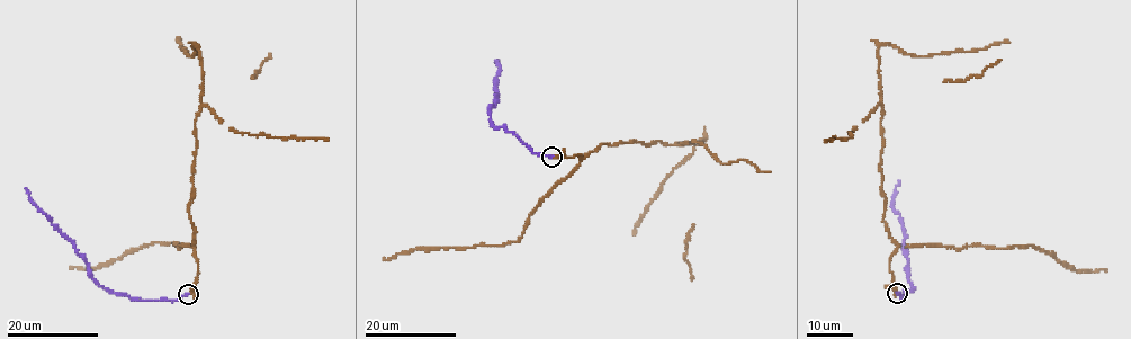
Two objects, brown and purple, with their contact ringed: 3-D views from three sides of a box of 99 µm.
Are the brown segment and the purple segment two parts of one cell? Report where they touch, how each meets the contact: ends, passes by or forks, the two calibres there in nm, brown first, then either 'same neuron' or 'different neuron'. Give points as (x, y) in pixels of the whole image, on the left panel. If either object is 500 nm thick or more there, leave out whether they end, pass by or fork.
at (188, 294); brown passes by; purple ends there; 180 nm thick on the brown side, 170 nm on the other; same neuron

